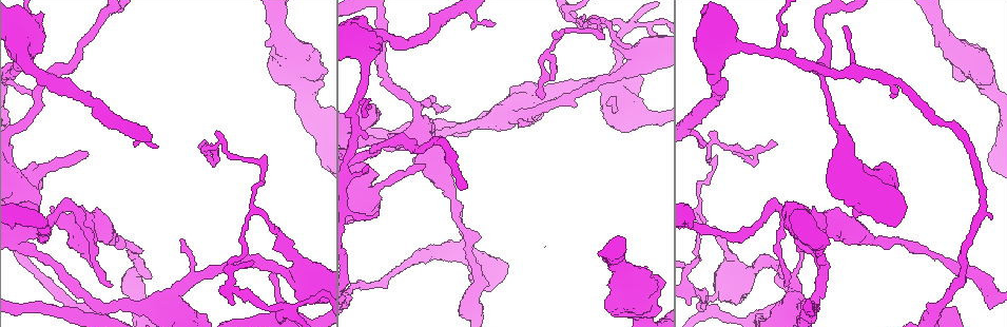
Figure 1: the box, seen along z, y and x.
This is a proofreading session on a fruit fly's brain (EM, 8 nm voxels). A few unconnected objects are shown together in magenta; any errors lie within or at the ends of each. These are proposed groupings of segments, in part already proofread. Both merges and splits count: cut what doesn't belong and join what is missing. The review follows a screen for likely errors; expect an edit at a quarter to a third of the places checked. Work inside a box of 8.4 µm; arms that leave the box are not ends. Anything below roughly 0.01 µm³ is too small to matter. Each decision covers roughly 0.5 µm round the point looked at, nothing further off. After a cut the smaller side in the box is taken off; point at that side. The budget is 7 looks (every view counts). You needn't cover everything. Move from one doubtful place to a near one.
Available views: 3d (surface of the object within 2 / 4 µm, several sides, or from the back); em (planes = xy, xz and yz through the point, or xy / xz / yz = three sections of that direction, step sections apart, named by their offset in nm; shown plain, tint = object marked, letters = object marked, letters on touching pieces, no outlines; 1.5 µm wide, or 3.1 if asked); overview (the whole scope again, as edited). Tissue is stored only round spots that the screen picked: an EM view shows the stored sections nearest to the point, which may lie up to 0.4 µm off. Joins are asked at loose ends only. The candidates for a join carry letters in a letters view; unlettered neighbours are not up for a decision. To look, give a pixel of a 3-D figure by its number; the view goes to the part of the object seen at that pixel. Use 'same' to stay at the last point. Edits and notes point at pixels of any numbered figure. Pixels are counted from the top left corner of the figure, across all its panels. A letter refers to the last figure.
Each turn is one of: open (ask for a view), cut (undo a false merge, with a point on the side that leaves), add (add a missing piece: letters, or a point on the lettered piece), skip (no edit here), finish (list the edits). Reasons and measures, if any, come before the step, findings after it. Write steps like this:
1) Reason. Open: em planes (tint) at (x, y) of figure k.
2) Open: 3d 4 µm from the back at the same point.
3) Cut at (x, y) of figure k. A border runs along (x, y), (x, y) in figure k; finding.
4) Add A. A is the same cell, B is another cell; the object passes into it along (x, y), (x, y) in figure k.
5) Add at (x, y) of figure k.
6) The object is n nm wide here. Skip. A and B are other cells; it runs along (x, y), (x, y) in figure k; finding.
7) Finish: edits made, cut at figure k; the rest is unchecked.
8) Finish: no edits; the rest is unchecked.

Stops while still wide. Open: 3d 4 µm at (468, 278) of figure 1.

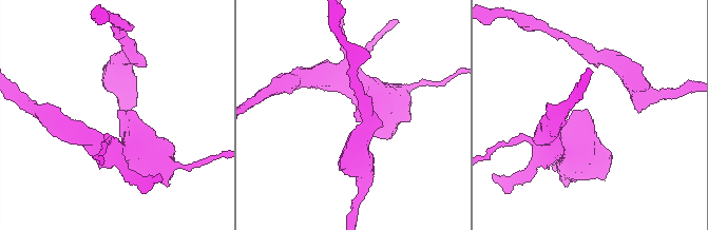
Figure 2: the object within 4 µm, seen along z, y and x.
Open: em xz step 4 (letters) at (356, 112) of figure 2.

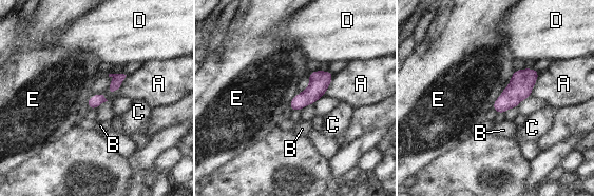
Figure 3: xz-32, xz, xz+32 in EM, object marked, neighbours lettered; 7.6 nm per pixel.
The longest contact is with A, 200 nm. Skip. A, B, C, D and E are other cells; a border runs along (503, 89), (491, 108) in figure 3; no lettered piece goes on from it.

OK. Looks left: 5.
Branch stops here. Open: em planes (letters) at (87, 152) of figure 1.

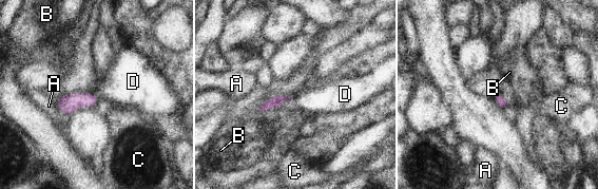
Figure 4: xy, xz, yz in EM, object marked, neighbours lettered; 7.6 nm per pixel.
Add D. D is the same cell, A, B and C are other cells; the object passes into it along (275, 101), (286, 98), (315, 100) in figure 4; the neuron continues.

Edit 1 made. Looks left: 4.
Finish: edits made, add at figure 4; the rest is unchecked.

